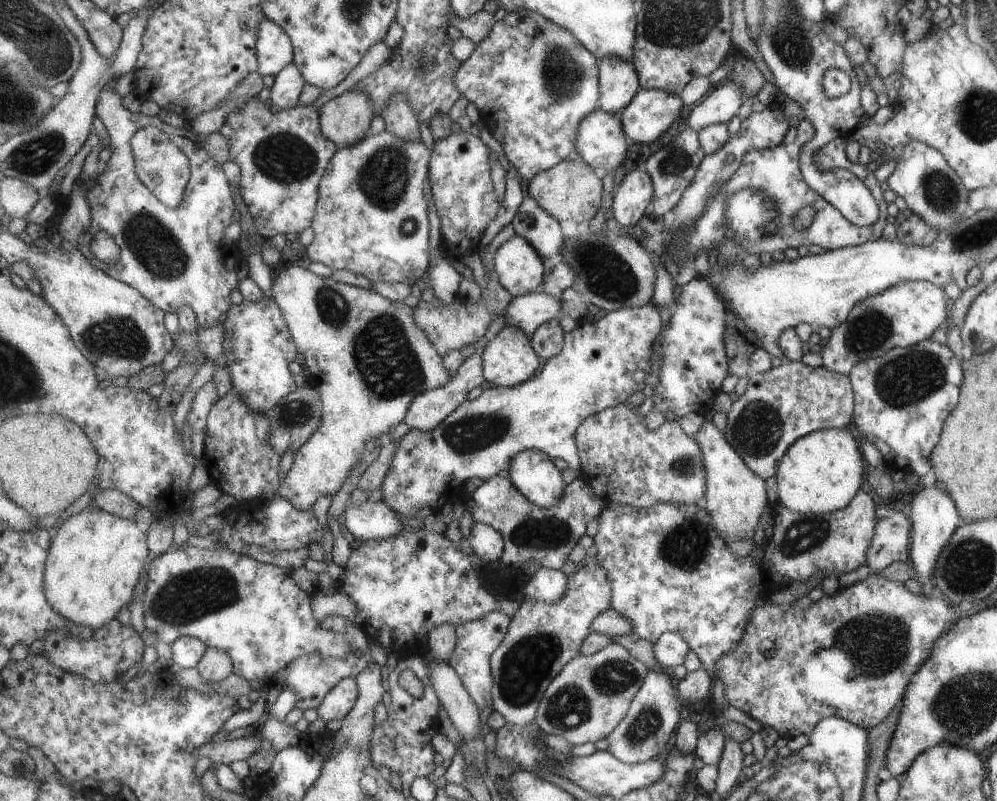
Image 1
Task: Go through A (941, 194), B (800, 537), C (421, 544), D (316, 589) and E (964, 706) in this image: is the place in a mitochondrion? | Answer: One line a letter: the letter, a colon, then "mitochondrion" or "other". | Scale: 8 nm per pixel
A: mitochondrion
B: mitochondrion
C: other
D: other
E: mitochondrion

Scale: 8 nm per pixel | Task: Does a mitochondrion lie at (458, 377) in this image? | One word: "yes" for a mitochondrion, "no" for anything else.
no

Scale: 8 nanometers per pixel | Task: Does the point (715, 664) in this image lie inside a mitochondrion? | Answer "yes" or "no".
no

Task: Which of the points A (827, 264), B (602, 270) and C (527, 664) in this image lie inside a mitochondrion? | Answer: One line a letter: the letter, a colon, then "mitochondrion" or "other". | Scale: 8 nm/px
A: other
B: mitochondrion
C: mitochondrion

